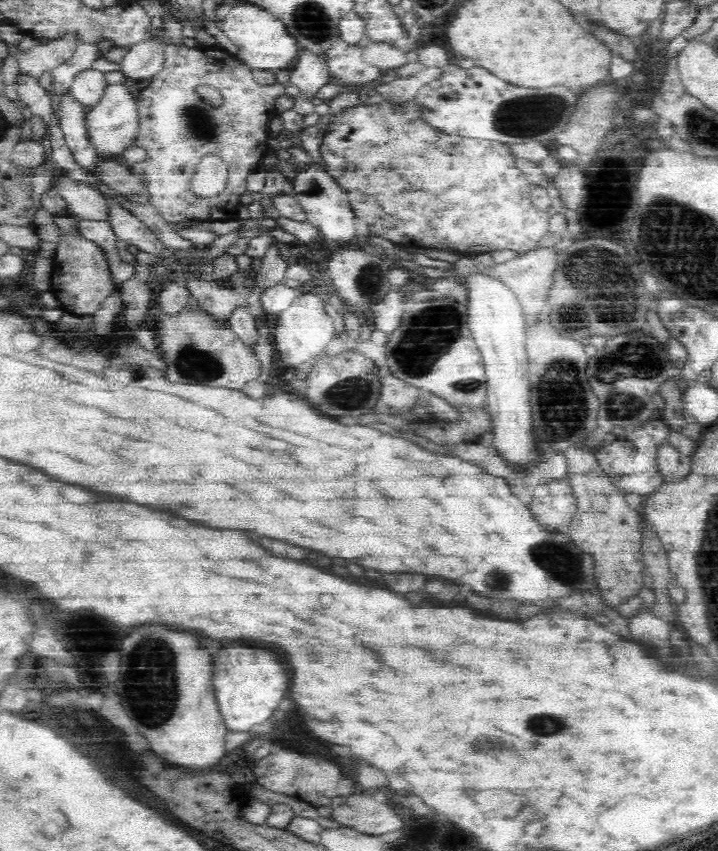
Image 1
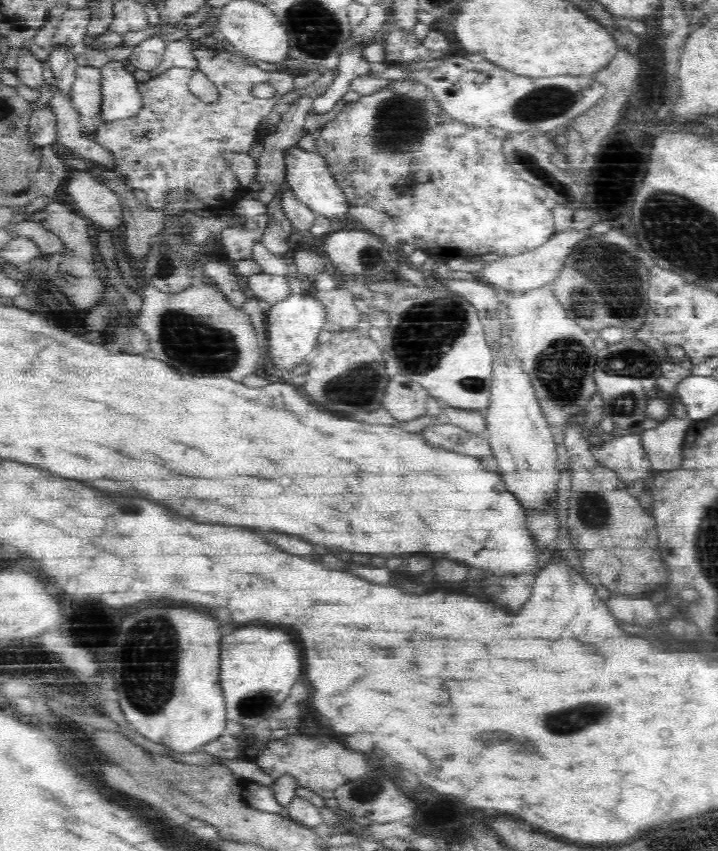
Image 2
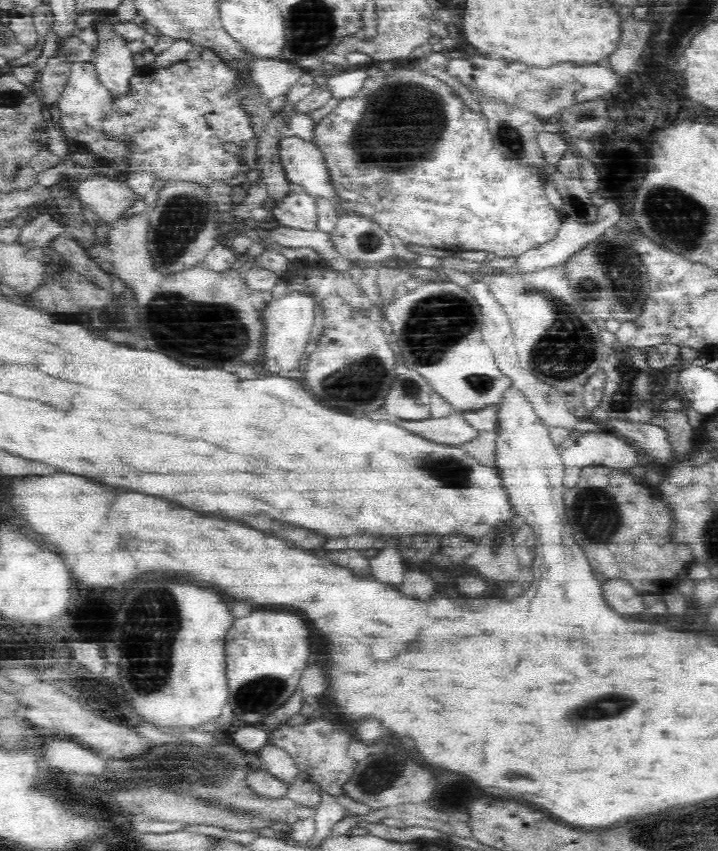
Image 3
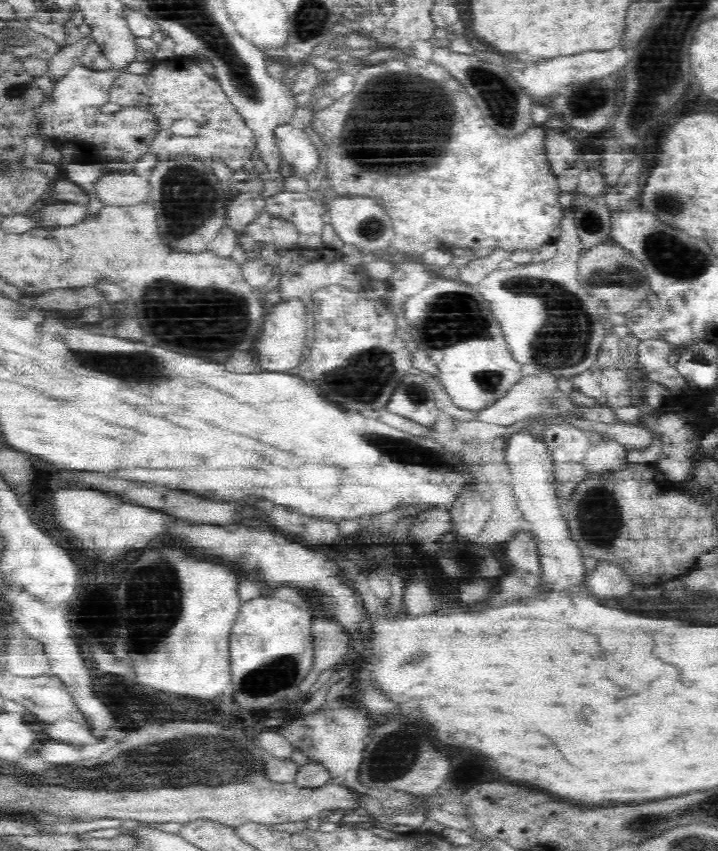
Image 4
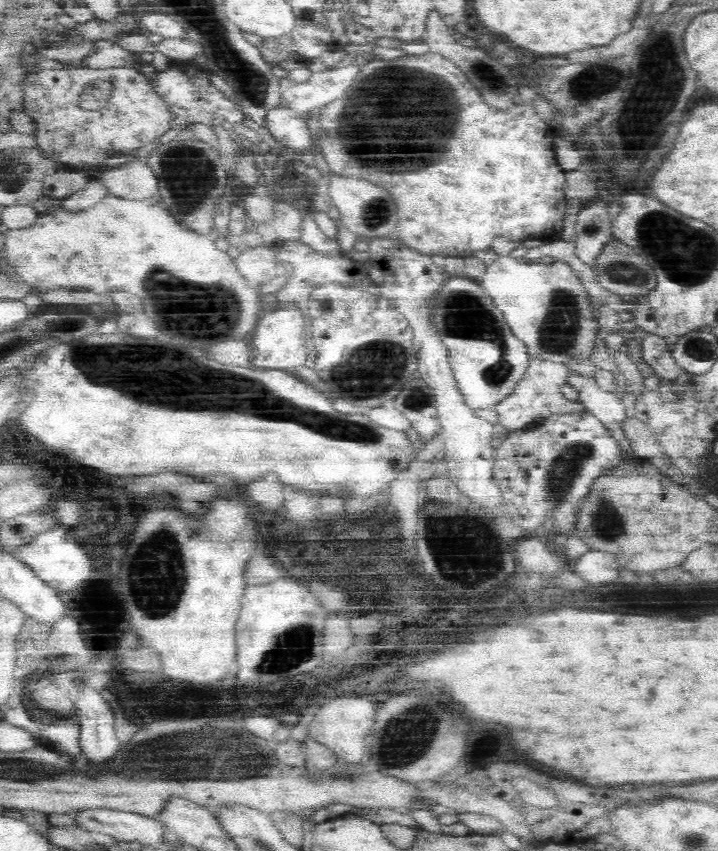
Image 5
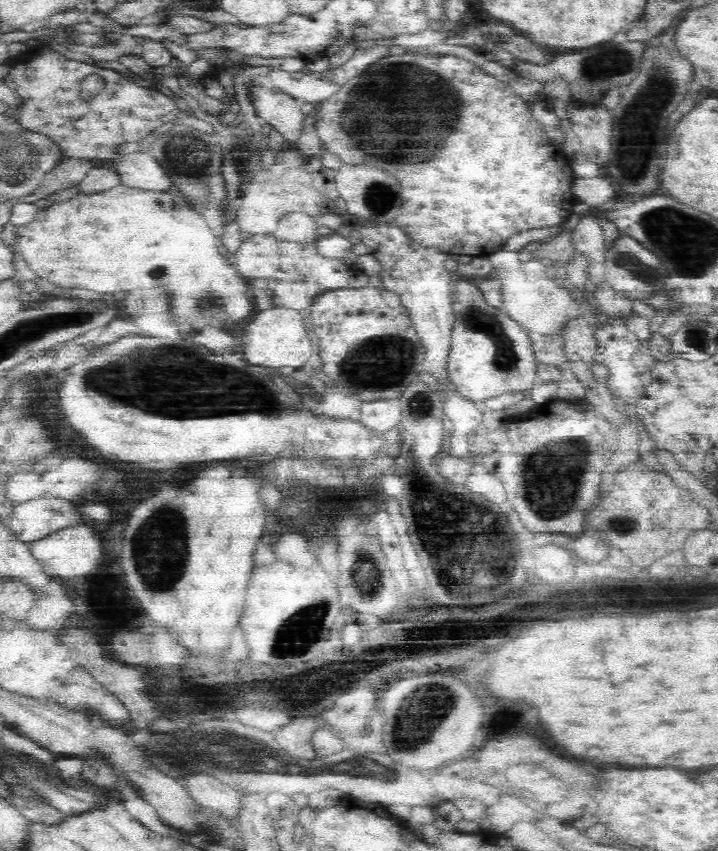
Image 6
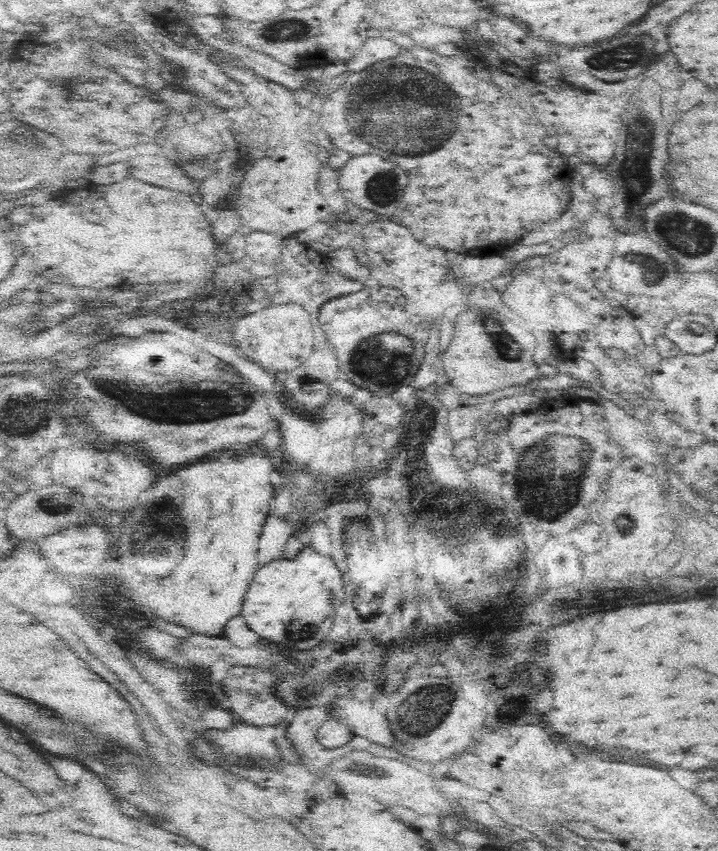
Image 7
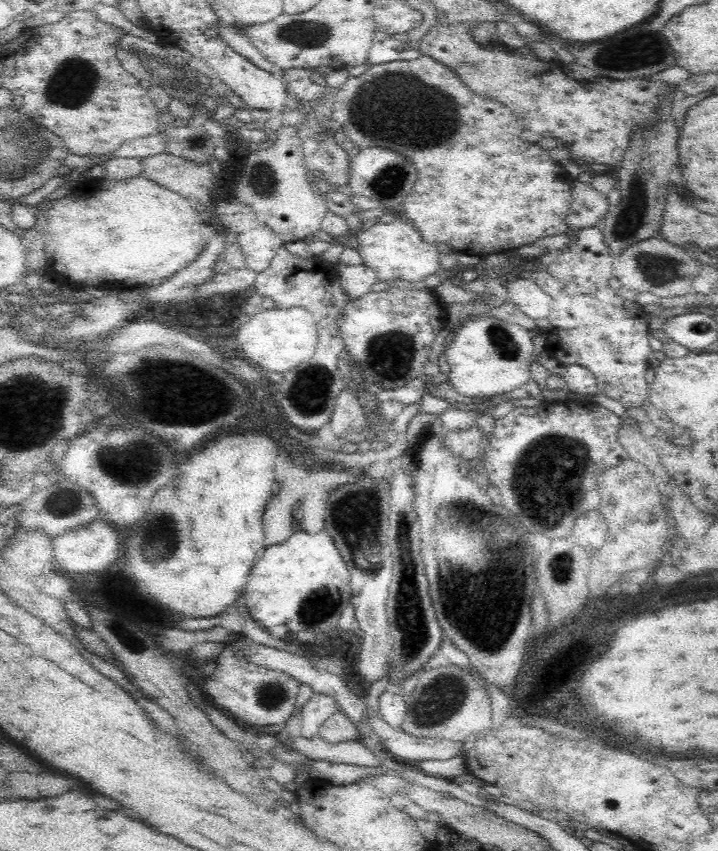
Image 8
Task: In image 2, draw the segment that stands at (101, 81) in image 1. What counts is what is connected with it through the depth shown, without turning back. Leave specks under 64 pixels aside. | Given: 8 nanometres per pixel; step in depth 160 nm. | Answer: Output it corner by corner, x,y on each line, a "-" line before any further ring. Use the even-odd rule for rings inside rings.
78,66
74,70
74,82
69,96
80,117
80,135
95,140
99,126
105,122
99,68

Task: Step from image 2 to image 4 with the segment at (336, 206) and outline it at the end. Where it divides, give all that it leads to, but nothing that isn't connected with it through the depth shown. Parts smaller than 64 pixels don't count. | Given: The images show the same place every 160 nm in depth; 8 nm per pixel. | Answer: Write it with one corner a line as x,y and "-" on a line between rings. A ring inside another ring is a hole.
280,122
274,128
274,136
281,158
294,168
295,174
309,174
315,170
319,152
304,127
296,122

